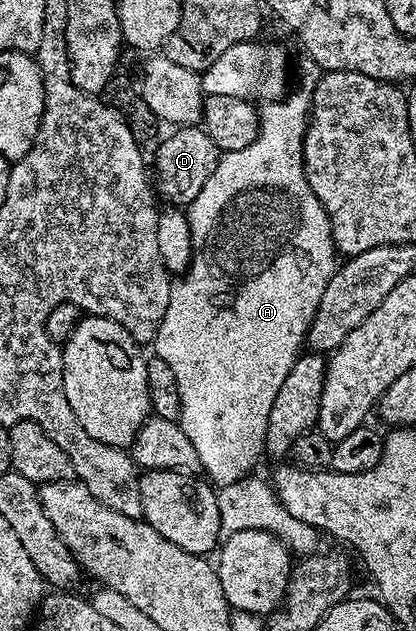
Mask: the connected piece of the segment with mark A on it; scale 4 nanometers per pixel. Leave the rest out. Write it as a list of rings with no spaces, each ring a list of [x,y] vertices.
[[[307,64],[303,70],[305,90],[299,90],[296,94],[288,93],[285,100],[269,102],[258,107],[259,134],[253,140],[253,144],[249,144],[249,148],[226,151],[220,157],[217,168],[213,168],[213,176],[205,180],[205,188],[197,192],[197,200],[193,200],[185,210],[191,233],[191,263],[180,277],[184,278],[180,282],[178,279],[172,285],[169,308],[165,308],[165,316],[155,333],[153,354],[154,357],[165,360],[169,368],[173,368],[173,380],[177,380],[179,389],[178,424],[185,432],[185,436],[189,436],[193,449],[197,451],[197,460],[201,460],[203,465],[202,473],[219,488],[248,477],[254,471],[251,469],[259,462],[259,453],[264,453],[263,441],[267,431],[269,408],[273,408],[273,400],[281,388],[281,383],[284,382],[285,376],[289,376],[289,368],[293,368],[293,364],[304,349],[307,330],[311,327],[311,321],[317,312],[317,304],[321,304],[321,296],[325,296],[325,284],[329,284],[337,269],[337,251],[331,235],[329,216],[317,200],[317,196],[313,196],[303,167],[303,141],[311,112],[311,91],[314,90],[320,74],[318,66]]]

